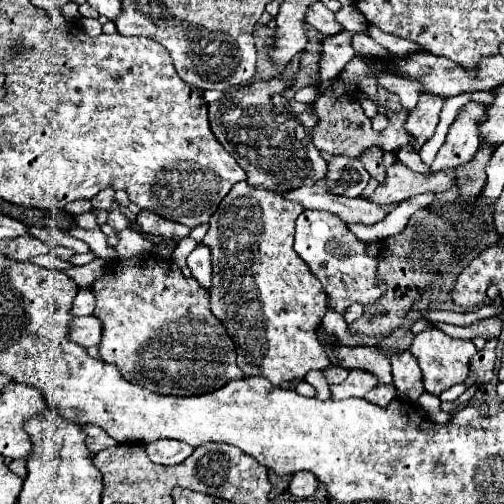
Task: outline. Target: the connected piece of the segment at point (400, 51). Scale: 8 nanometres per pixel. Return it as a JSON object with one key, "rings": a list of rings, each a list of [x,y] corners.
{"rings":[[[370,27],[368,33],[370,33],[370,37],[374,37],[382,47],[386,47],[390,53],[394,53],[394,55],[398,55],[398,57],[408,57],[410,53],[422,51],[420,45],[416,45],[416,43],[412,43],[412,41],[406,41],[406,39],[400,39],[400,37],[394,37],[394,35],[388,35],[388,33],[384,33],[384,31],[376,29],[376,27]]]}

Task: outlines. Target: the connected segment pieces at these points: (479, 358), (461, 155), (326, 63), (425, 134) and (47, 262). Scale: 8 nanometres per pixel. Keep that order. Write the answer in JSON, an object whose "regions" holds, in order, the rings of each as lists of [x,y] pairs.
{"regions":[[[[486,339],[486,345],[482,351],[478,351],[470,359],[470,375],[466,379],[468,385],[478,385],[478,389],[486,383],[490,383],[494,375],[494,363],[496,363],[496,351],[498,351],[498,339]]],[[[468,103],[460,109],[456,121],[450,125],[444,145],[440,147],[434,163],[430,165],[432,171],[458,169],[474,157],[480,147],[478,127],[474,127],[474,119],[482,115],[482,107],[482,103]]],[[[342,31],[334,35],[334,39],[326,39],[322,43],[322,59],[320,59],[320,81],[338,77],[344,65],[354,57],[352,49],[352,33]]],[[[420,93],[418,105],[414,107],[414,111],[410,111],[410,115],[404,123],[406,133],[410,137],[414,137],[414,141],[410,143],[412,151],[420,151],[420,147],[426,143],[426,139],[430,139],[434,135],[442,105],[444,105],[442,97]]],[[[52,254],[39,255],[29,259],[29,261],[41,267],[46,267],[47,269],[65,270],[73,267],[68,261],[62,261],[60,258]]]]}

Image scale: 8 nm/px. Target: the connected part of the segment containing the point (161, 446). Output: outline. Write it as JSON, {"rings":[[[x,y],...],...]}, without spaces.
{"rings":[[[158,439],[158,441],[152,441],[152,443],[146,443],[144,445],[148,457],[158,463],[158,465],[178,465],[182,463],[186,457],[192,455],[192,447],[182,443],[182,441],[174,441],[174,439]]]}

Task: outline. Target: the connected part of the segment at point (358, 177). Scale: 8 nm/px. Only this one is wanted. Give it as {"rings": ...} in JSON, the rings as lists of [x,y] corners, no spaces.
{"rings":[[[344,155],[330,157],[328,175],[326,175],[326,187],[334,195],[360,197],[364,187],[368,185],[368,181],[370,181],[370,175],[362,167],[360,159],[346,159]]]}

